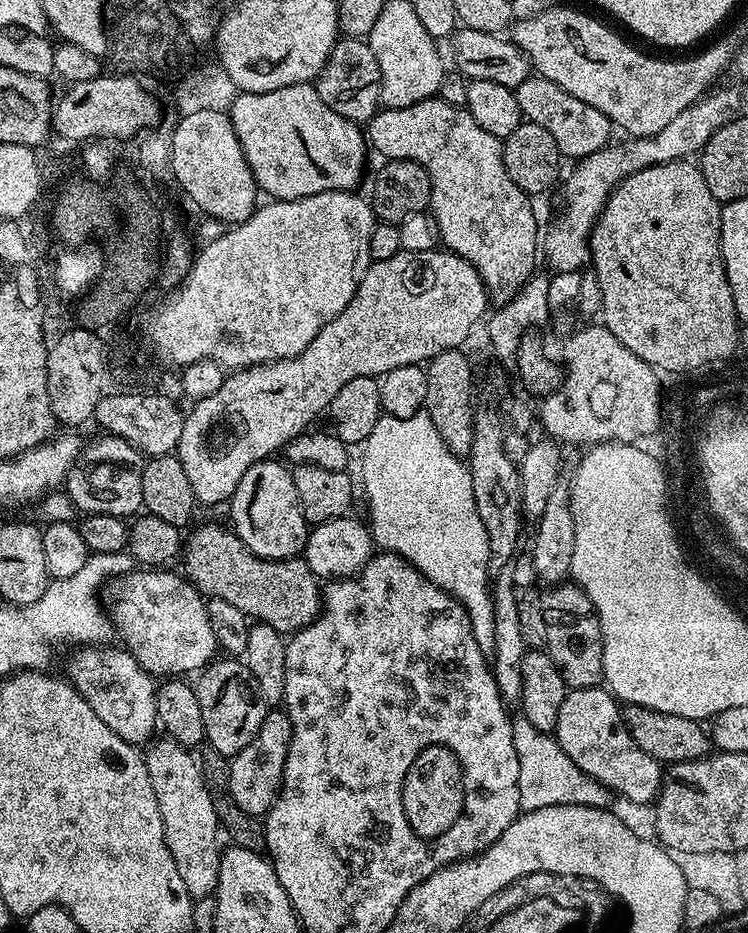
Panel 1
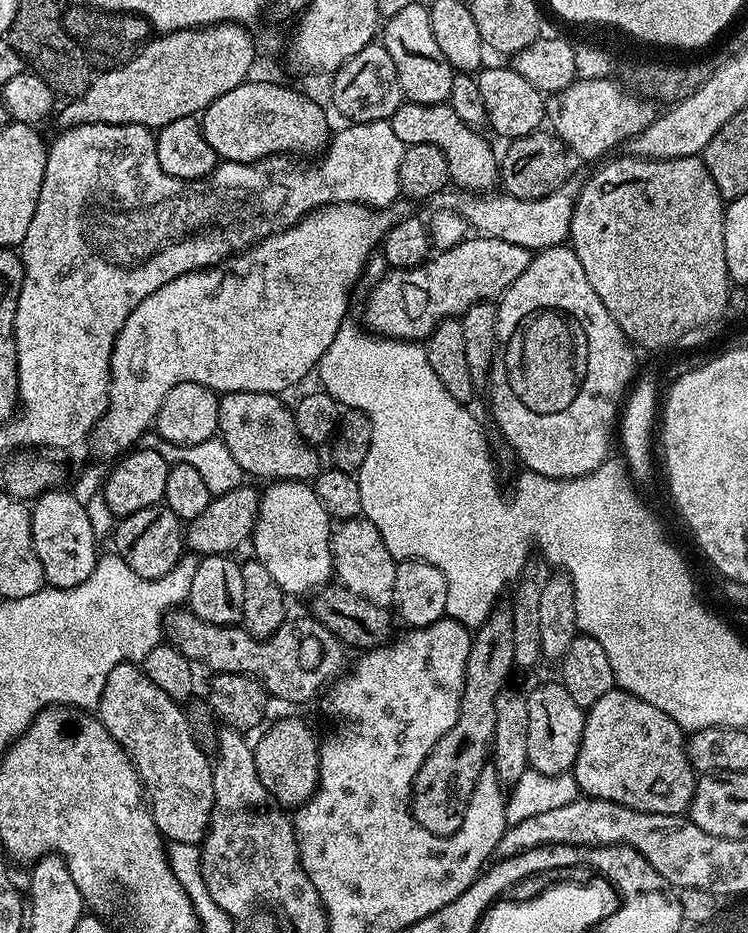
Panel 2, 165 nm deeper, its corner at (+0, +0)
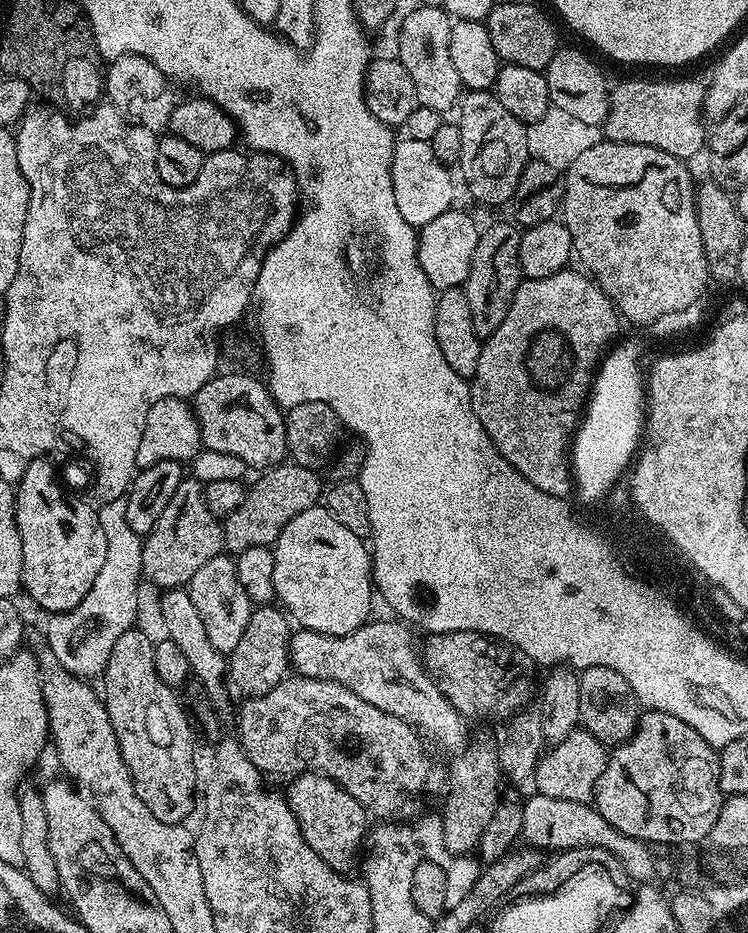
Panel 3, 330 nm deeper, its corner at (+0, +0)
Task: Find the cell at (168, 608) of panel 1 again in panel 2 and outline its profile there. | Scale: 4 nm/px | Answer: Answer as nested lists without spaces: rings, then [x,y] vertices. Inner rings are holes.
[[[176,610],[171,613],[166,624],[166,632],[171,643],[180,649],[180,653],[193,665],[205,664],[212,674],[229,672],[232,675],[251,677],[265,689],[269,697],[289,700],[292,704],[304,704],[316,695],[323,693],[344,671],[346,662],[345,645],[324,624],[305,616],[302,620],[289,619],[267,640],[257,640],[242,626],[221,626],[202,622],[191,610]]]

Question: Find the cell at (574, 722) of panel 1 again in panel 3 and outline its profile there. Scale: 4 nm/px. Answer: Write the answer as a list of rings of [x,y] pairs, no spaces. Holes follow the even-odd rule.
[[[648,710],[641,715],[636,732],[624,743],[615,745],[609,751],[606,770],[602,770],[602,778],[598,778],[596,783],[594,807],[598,814],[606,818],[606,822],[614,826],[614,829],[621,831],[624,835],[629,835],[630,838],[643,840],[649,846],[657,846],[656,844],[696,844],[699,840],[707,841],[711,837],[714,822],[718,822],[718,810],[722,810],[725,799],[726,793],[720,788],[720,757],[717,749],[708,744],[706,738],[702,738],[702,734],[698,734],[698,730],[694,730],[686,722],[682,722],[682,718],[674,718],[674,714]]]

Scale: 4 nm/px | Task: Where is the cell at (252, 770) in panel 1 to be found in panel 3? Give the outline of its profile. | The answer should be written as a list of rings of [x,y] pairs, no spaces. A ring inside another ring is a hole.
[[[305,771],[291,777],[289,784],[292,785],[286,788],[286,799],[298,822],[300,833],[326,863],[337,870],[343,869],[343,864],[350,863],[355,858],[356,851],[357,856],[361,851],[362,841],[366,836],[363,816],[365,807],[351,798],[341,798],[345,795],[343,786],[319,772]],[[339,796],[342,800],[332,804],[332,800],[338,799]],[[332,828],[336,829],[332,832]]]

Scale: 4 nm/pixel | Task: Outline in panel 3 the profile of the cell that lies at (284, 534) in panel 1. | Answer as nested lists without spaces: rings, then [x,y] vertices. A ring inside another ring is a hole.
[[[315,506],[290,518],[271,551],[275,599],[301,629],[340,636],[369,622],[372,596],[374,600],[369,545],[358,534],[350,534],[327,508]]]

